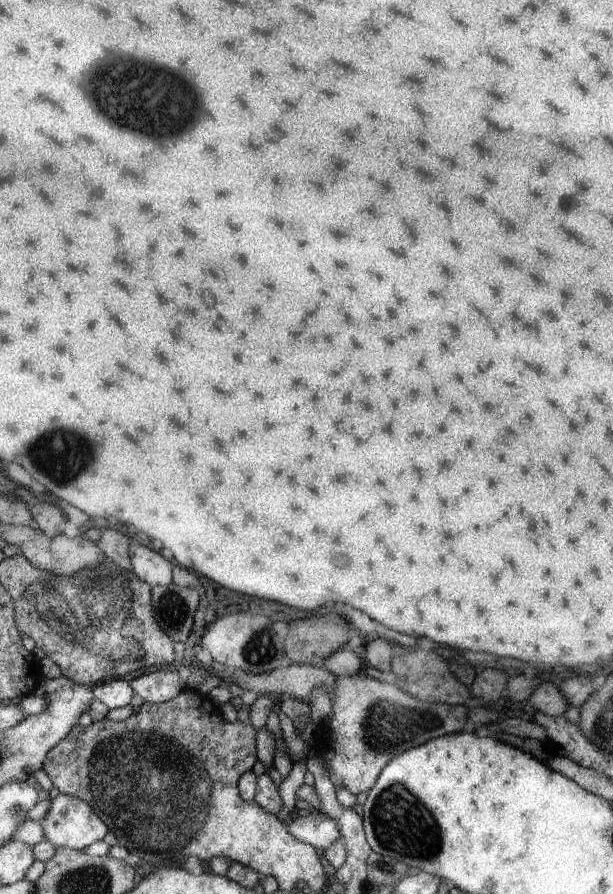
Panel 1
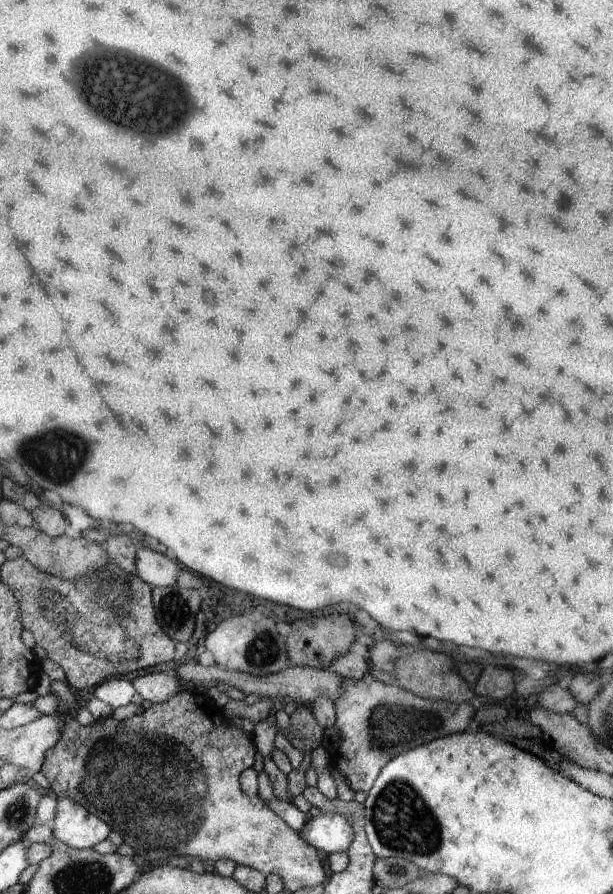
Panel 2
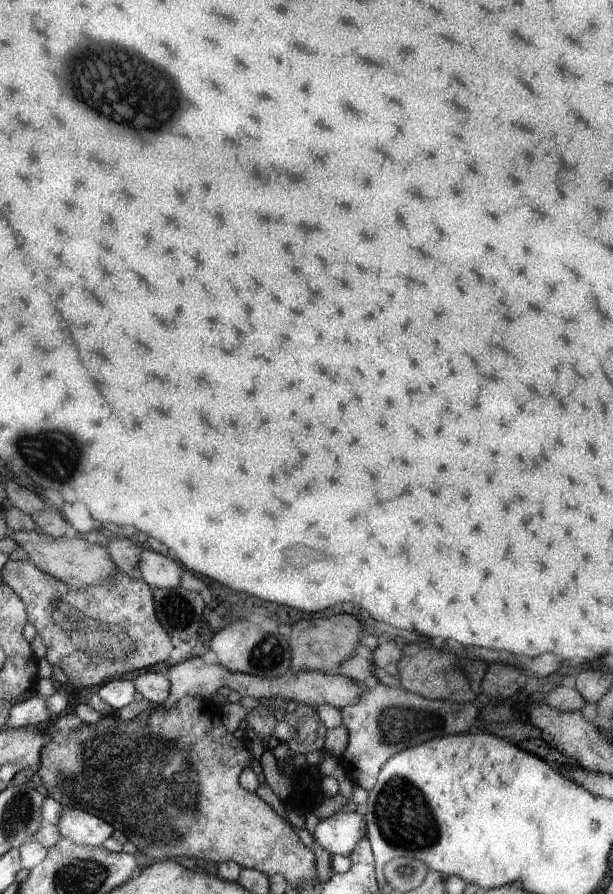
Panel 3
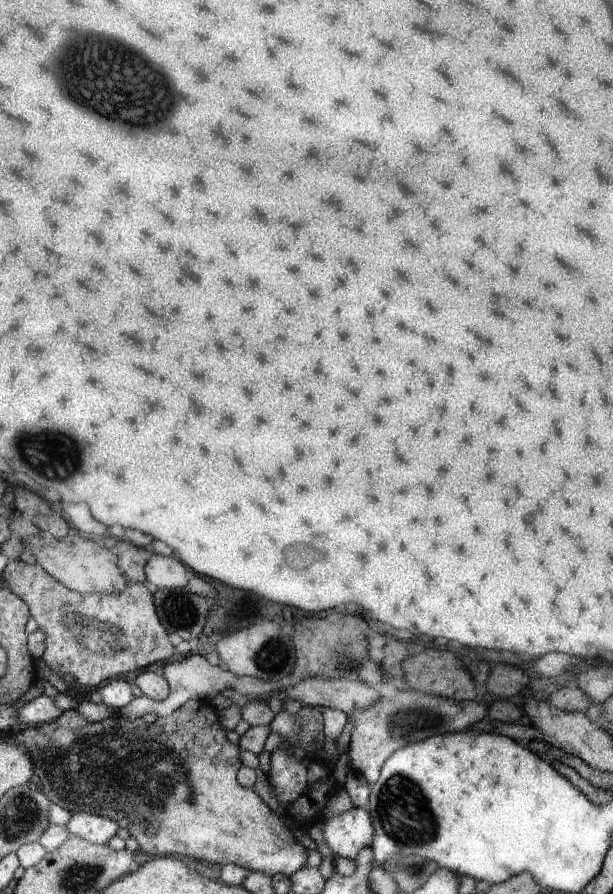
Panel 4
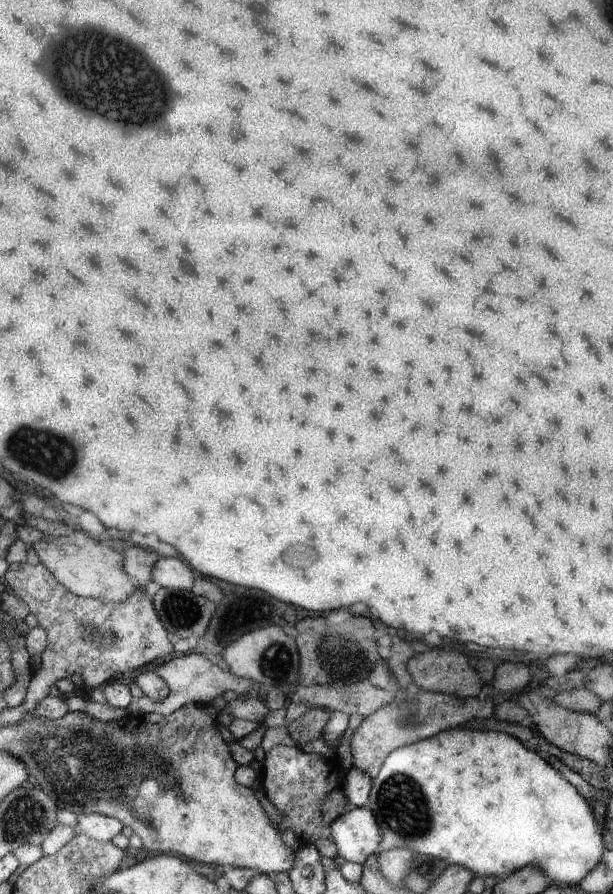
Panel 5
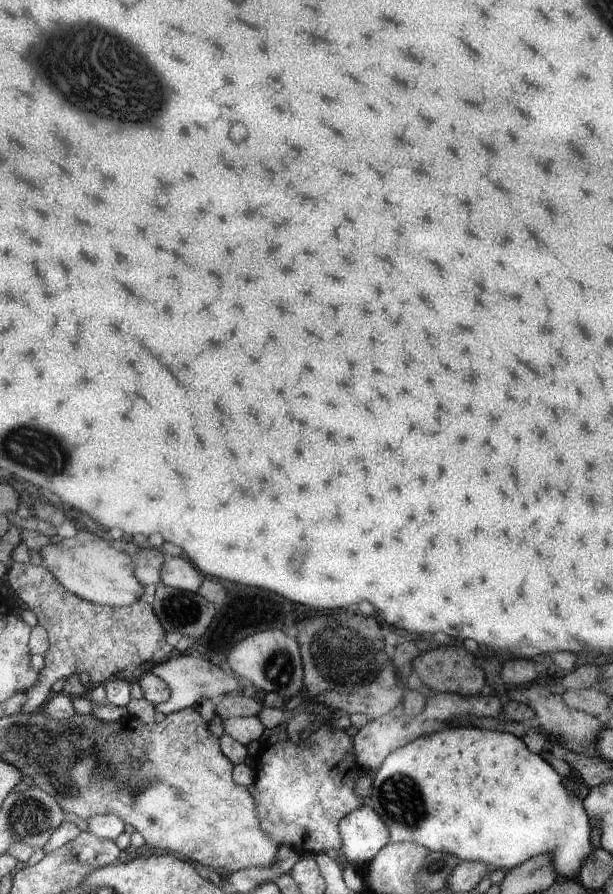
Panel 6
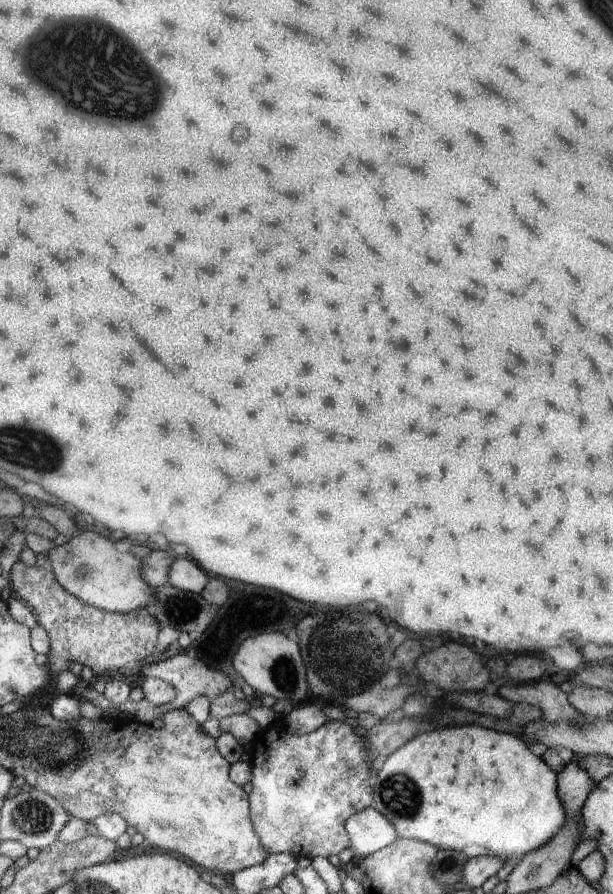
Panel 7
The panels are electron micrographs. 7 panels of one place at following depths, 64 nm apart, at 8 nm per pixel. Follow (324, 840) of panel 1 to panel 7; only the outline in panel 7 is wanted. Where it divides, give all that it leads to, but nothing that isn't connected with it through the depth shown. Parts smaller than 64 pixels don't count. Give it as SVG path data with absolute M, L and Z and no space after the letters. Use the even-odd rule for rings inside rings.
M371 806L349 816L345 820L345 830L349 836L349 850L353 852L353 858L371 856L397 840L395 828Z

